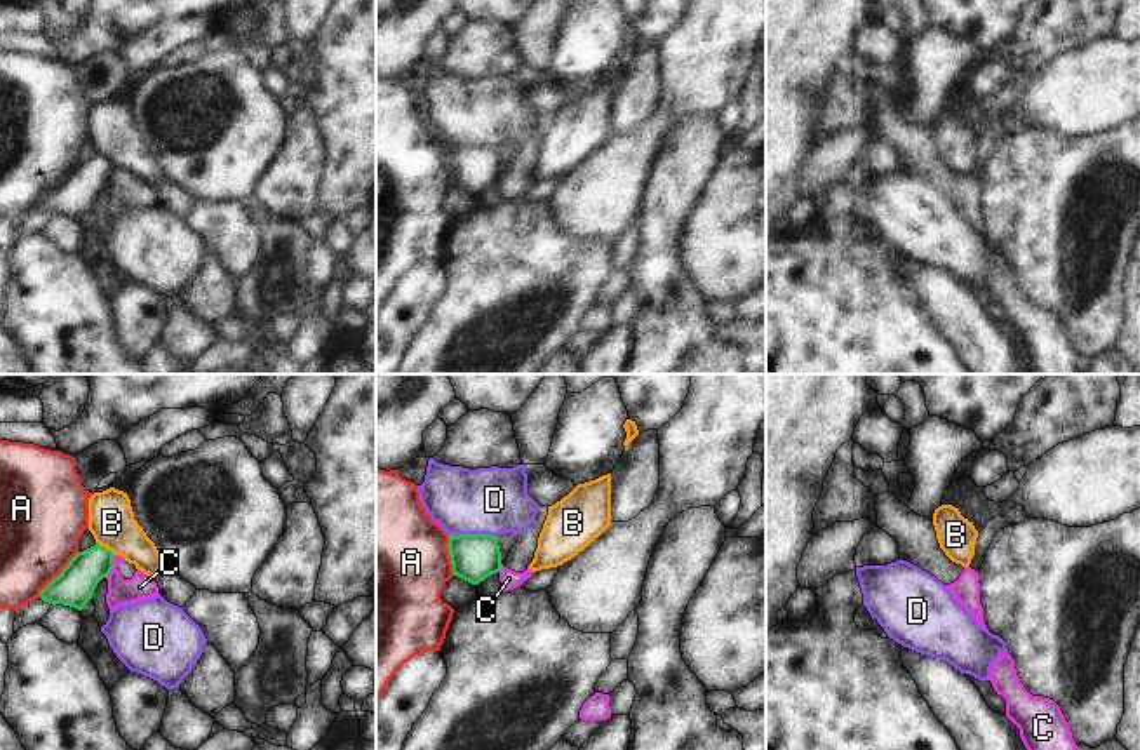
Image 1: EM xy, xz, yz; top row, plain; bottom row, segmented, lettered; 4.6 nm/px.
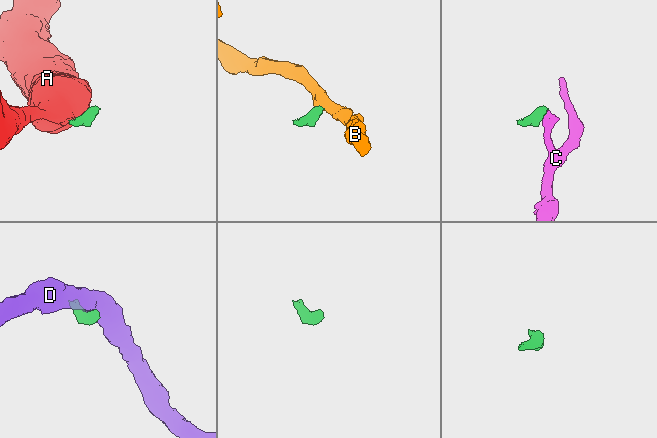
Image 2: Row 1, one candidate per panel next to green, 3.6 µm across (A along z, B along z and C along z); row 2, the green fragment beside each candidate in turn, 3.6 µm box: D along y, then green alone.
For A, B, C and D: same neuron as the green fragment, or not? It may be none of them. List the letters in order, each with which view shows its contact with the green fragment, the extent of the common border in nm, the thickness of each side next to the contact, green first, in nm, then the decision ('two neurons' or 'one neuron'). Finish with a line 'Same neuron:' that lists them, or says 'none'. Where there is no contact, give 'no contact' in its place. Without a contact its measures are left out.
A: xy | 280 nm | 180/380 nm | two neurons
B: xy | 110 nm | 180/220 nm | two neurons
C: xy | 120 nm | 180/120 nm | two neurons
D: xz | 220 nm | 220/300 nm | two neurons
Same neuron: none

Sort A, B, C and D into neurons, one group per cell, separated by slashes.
A / B / C / D

